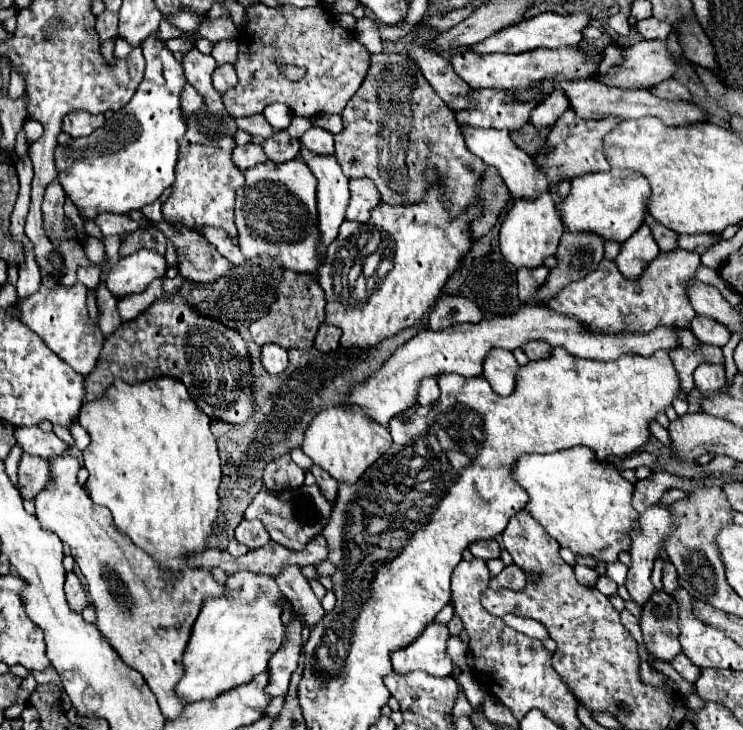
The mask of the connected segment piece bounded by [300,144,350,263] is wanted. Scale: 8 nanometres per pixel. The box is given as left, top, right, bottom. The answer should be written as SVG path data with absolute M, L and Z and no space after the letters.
M301 144L300 154L308 163L310 171L318 179L318 229L320 229L320 243L318 243L318 257L324 263L326 247L338 235L338 227L344 221L344 213L350 201L348 177L342 173L338 161L332 155L312 155Z

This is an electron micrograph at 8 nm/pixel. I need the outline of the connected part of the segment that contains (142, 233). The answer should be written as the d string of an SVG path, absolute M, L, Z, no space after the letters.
M154 227L138 229L138 231L134 231L132 235L128 235L122 241L120 257L126 257L126 255L130 255L134 251L140 251L140 249L152 249L152 251L158 251L160 255L164 255L164 251L166 251L166 237Z

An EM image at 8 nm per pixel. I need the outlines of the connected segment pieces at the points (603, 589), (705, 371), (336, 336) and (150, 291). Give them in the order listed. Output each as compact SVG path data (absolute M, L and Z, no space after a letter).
M598 577L598 581L596 581L596 589L600 591L600 593L604 593L606 597L610 597L610 595L616 595L616 583L612 581L612 579L608 579L608 577Z
M702 363L694 371L694 385L702 395L712 395L726 387L726 375L724 375L724 365L712 365L712 363Z
M322 323L322 327L318 329L316 333L316 339L314 339L314 347L322 353L332 353L338 349L338 341L340 341L340 331L338 327L332 327L332 325L326 325Z
M156 279L154 283L150 283L150 287L146 287L146 291L120 299L118 301L118 311L120 311L122 321L132 321L142 311L146 311L154 301L158 301L162 295L164 295L162 279Z

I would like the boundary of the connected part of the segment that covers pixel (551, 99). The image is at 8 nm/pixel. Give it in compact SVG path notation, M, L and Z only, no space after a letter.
M556 89L534 107L534 111L530 113L530 123L534 127L554 127L554 123L558 121L558 115L562 115L566 107L568 107L568 99L560 89Z

